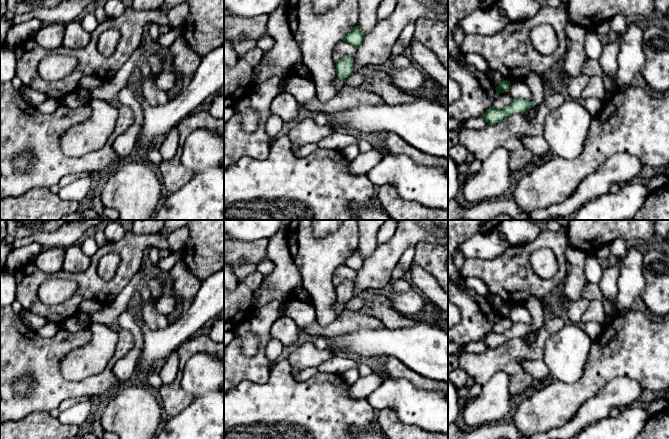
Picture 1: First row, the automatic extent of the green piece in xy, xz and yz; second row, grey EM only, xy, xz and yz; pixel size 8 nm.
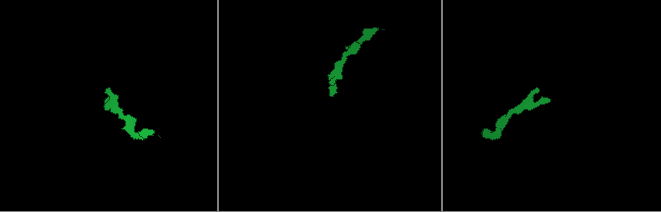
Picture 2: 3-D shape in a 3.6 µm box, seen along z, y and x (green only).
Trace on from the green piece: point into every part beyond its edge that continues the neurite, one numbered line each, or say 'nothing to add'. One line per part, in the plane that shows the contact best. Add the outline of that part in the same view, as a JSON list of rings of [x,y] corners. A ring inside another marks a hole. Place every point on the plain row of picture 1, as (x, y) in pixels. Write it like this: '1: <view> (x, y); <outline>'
1: xz (339, 308); [[[336,302],[333,306],[334,310],[336,311],[338,316],[345,314],[345,305],[342,305],[338,302]]]

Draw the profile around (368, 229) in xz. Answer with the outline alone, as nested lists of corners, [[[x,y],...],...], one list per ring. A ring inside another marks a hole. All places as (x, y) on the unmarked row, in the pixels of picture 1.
[[[357,220],[360,233],[358,250],[363,259],[369,257],[377,248],[376,235],[385,221]]]

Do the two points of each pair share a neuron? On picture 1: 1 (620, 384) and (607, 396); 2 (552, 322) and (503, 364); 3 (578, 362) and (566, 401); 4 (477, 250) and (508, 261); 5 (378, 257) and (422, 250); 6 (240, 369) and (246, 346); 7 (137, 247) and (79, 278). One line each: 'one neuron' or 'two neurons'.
1: one neuron
2: one neuron
3: two neurons
4: two neurons
5: two neurons
6: two neurons
7: one neuron

